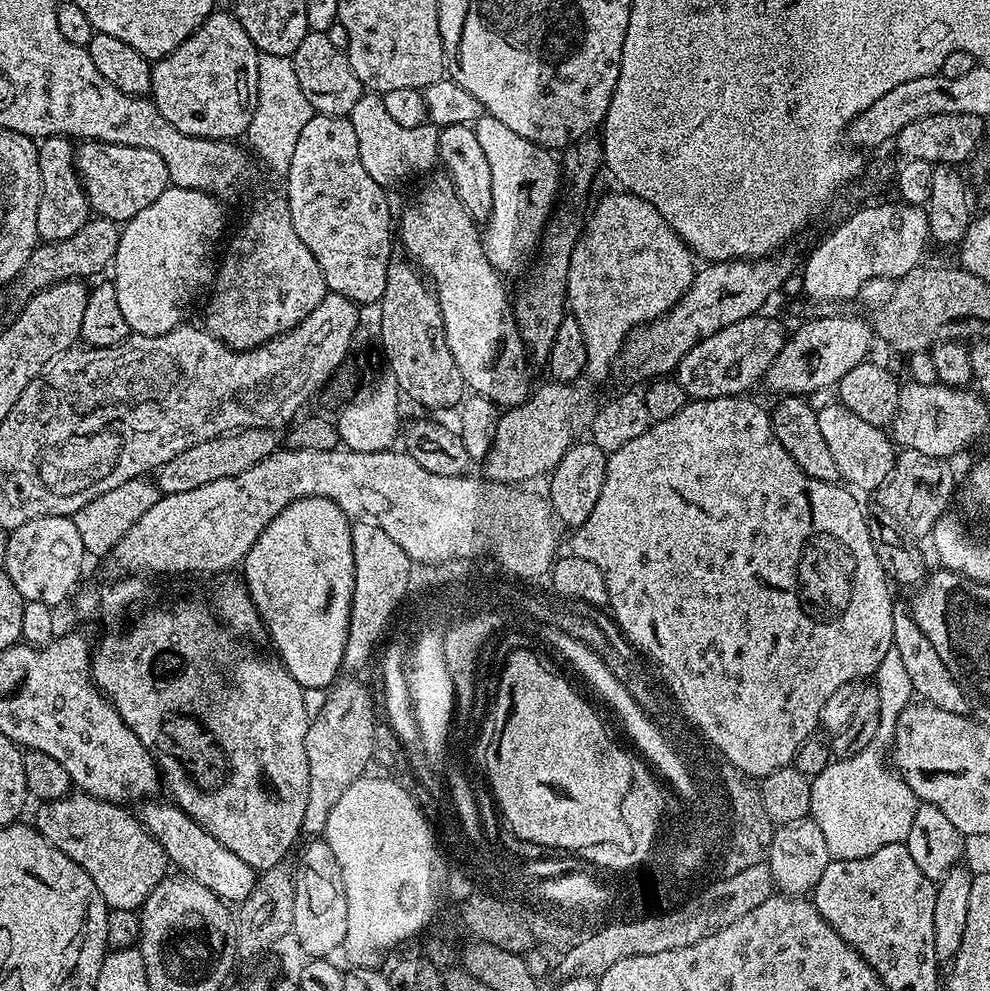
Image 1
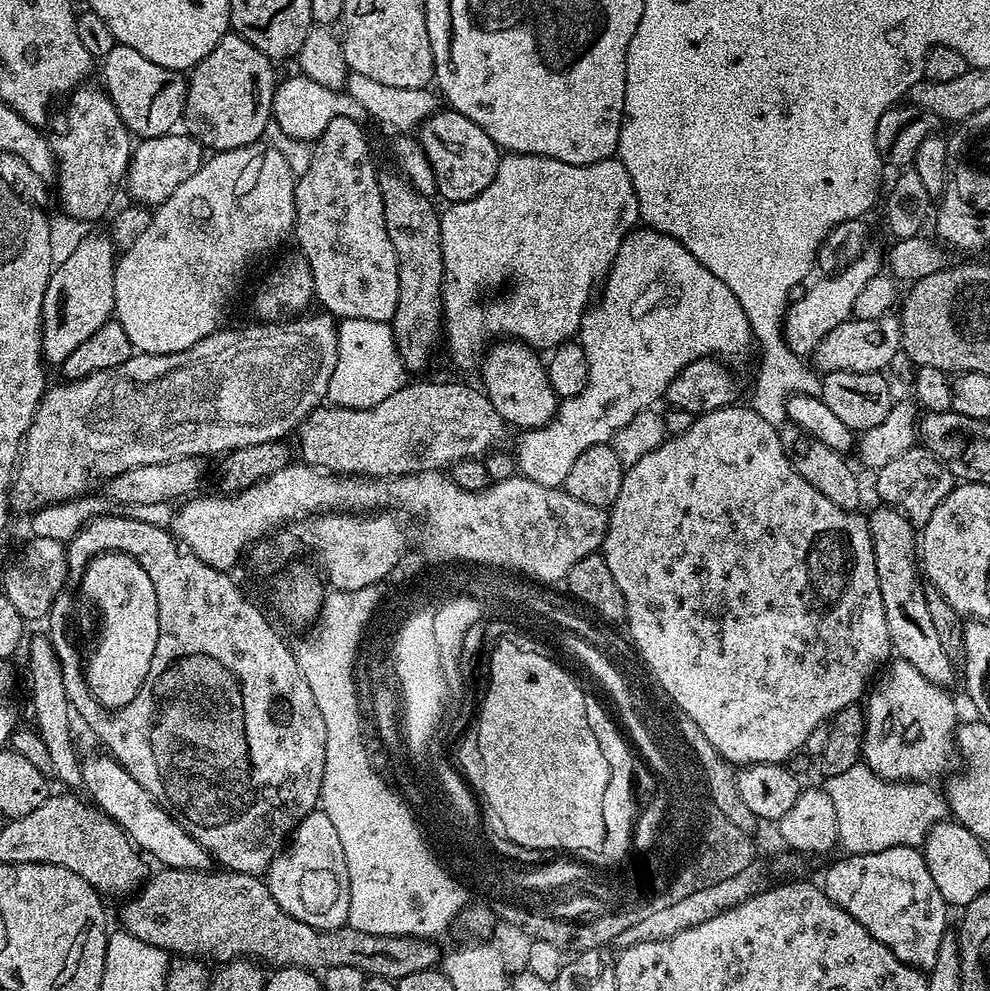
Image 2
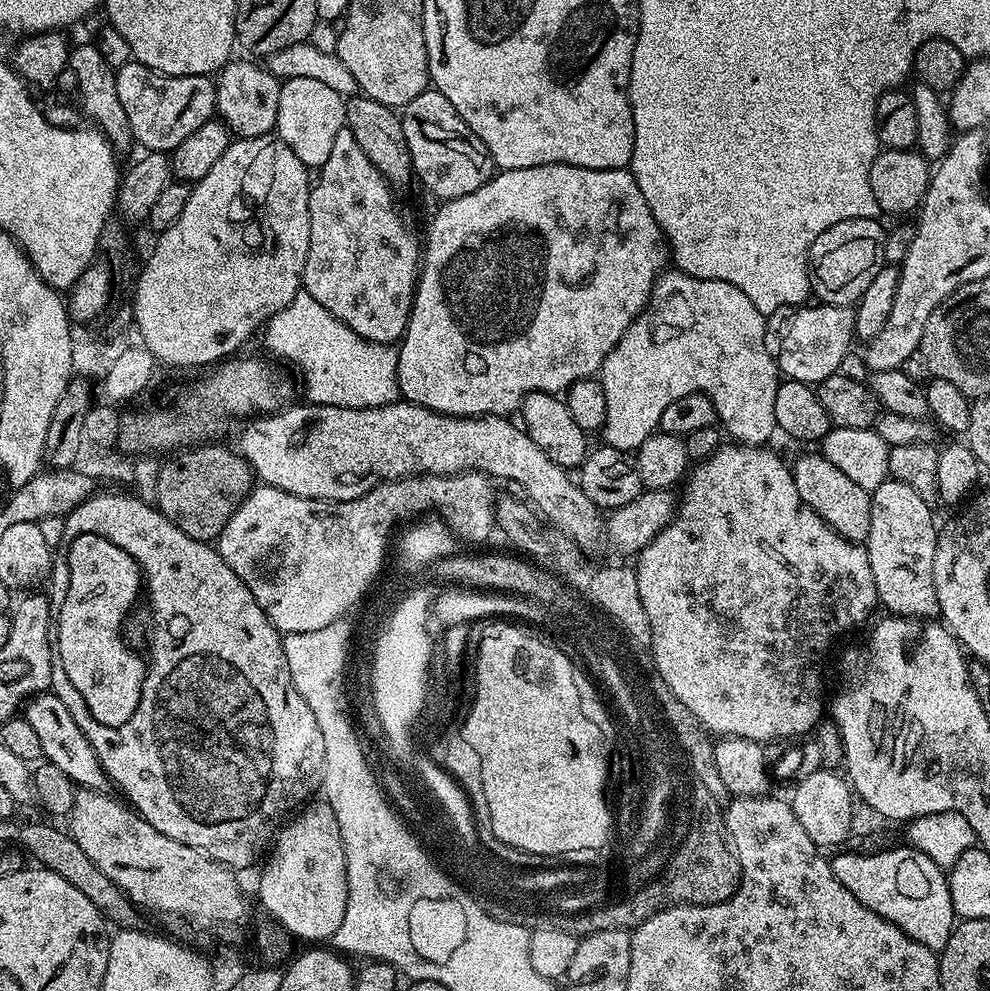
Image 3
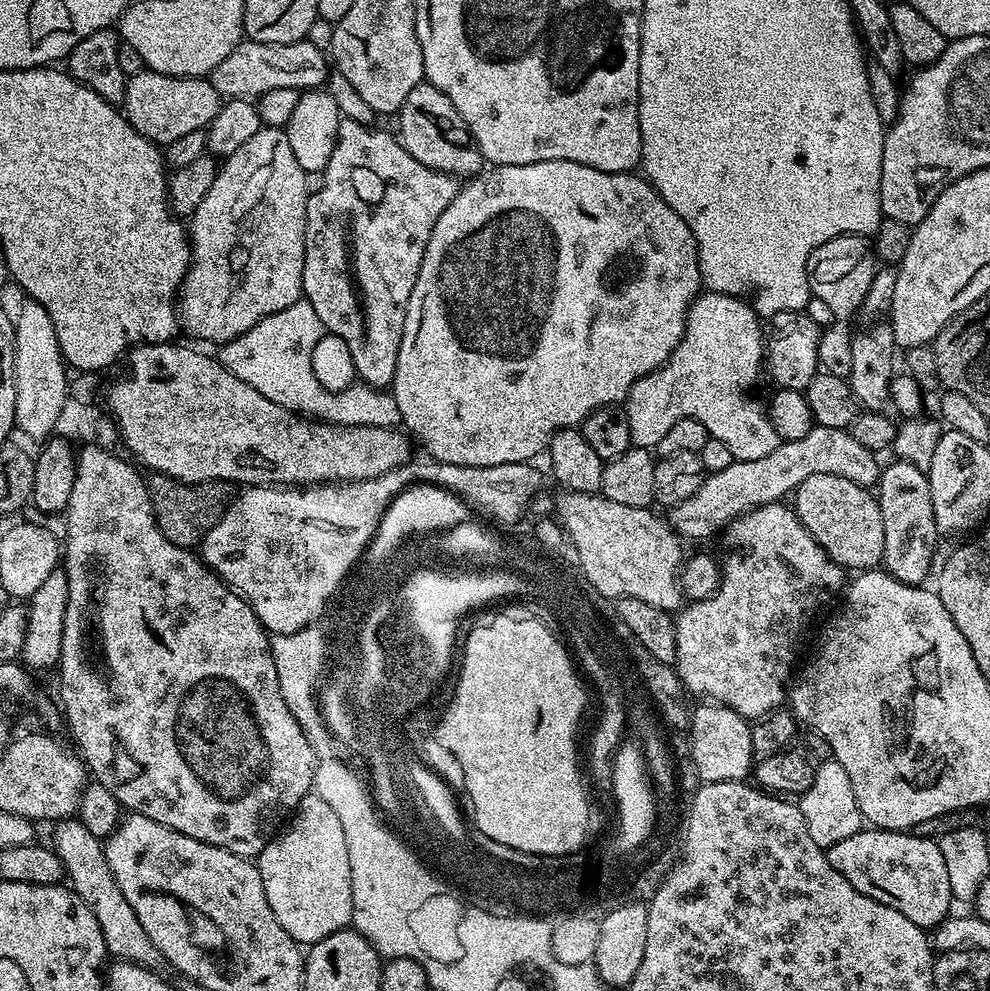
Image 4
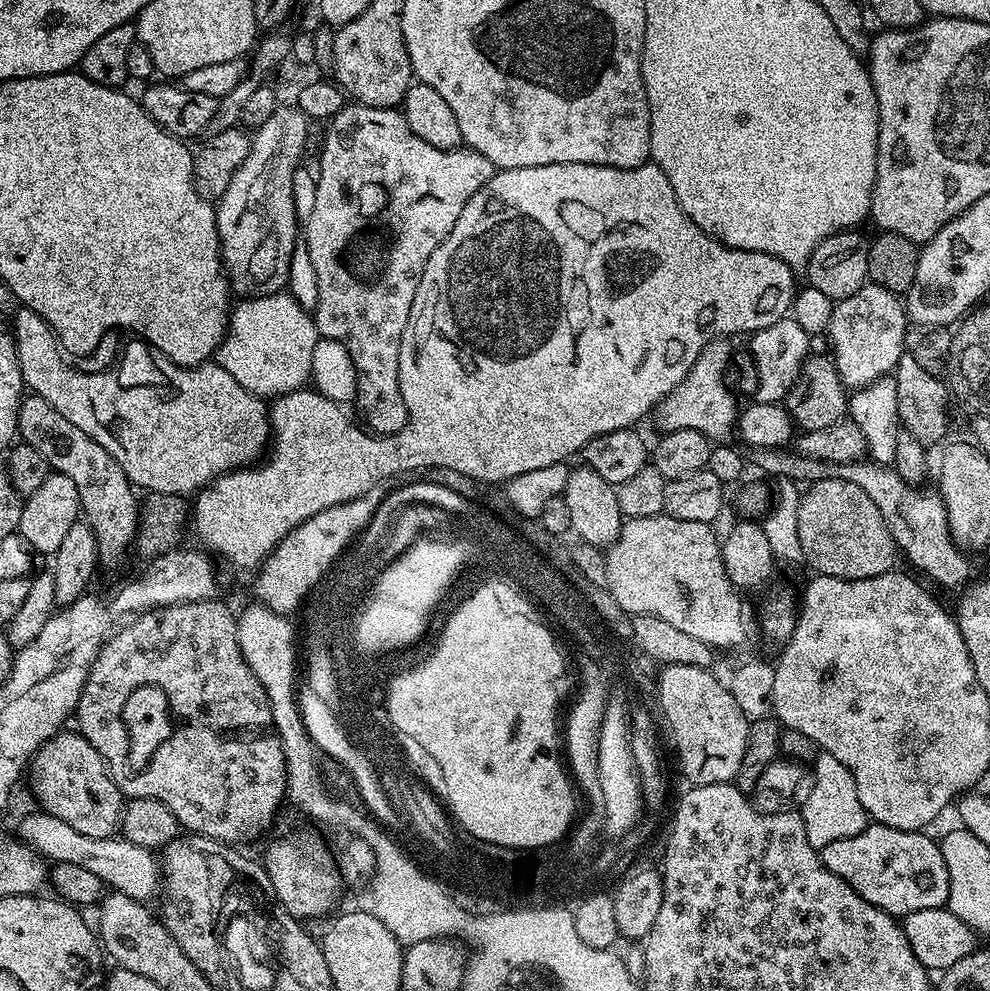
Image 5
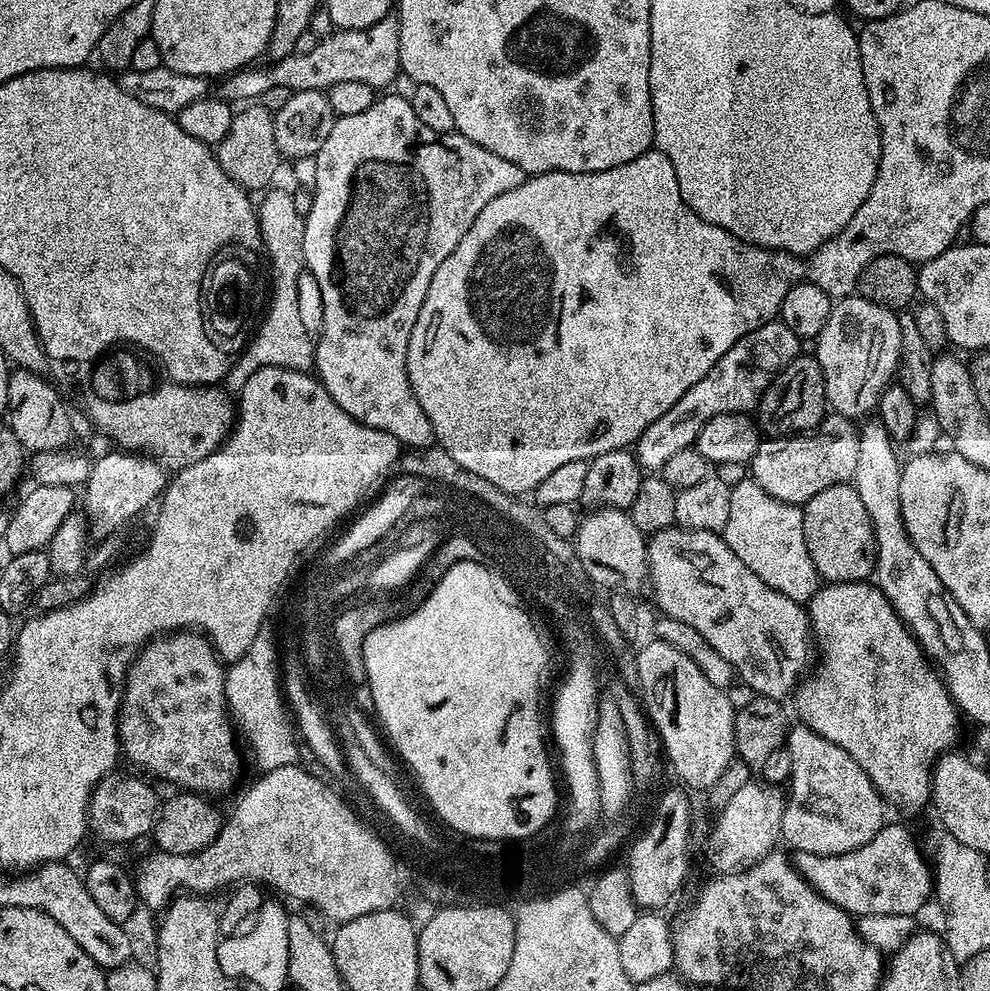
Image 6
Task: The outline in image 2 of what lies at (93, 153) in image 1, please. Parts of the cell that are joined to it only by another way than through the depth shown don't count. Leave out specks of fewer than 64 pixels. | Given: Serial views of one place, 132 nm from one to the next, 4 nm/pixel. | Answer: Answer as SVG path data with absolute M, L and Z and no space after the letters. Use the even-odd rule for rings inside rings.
M171 132L158 138L140 140L134 147L128 164L126 186L135 203L158 206L190 175L197 172L204 161L203 145L185 132Z

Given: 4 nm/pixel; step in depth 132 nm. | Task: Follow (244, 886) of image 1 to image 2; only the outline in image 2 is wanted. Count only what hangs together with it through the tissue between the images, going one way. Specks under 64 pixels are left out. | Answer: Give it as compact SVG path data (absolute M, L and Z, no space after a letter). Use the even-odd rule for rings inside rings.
M111 754L103 755L85 755L80 761L82 788L83 791L88 791L87 799L105 812L131 838L141 853L149 857L152 855L157 860L157 865L199 872L211 869L214 864L212 855L165 810L163 804L159 804L148 793L146 786L139 784L134 774L127 772Z

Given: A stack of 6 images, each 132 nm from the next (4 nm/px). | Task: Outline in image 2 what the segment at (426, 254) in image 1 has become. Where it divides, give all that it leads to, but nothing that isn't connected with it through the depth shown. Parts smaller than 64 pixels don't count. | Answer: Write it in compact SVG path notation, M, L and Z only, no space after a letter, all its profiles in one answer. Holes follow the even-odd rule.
M504 338L493 343L483 353L479 365L479 383L489 402L498 410L505 425L516 427L516 430L541 428L549 424L556 416L558 397L550 386L548 369L543 359L539 360L537 349L521 344L515 338Z

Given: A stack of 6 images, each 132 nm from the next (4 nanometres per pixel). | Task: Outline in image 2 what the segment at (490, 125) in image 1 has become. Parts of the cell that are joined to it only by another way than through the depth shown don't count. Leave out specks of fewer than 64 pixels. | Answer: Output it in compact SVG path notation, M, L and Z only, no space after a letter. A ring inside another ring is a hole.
M510 152L501 155L498 162L498 170L494 174L494 182L490 182L490 186L486 186L486 190L482 190L482 194L478 194L469 200L463 200L457 204L449 203L448 209L443 209L440 212L440 241L442 242L442 266L444 267L444 281L442 282L442 302L444 303L444 330L442 333L443 339L446 341L446 348L448 344L448 356L460 368L475 369L481 363L482 353L495 341L497 338L515 338L521 344L527 344L530 348L537 350L551 350L557 348L560 344L565 344L566 341L573 339L580 331L580 324L584 321L584 313L588 311L590 305L593 303L594 295L592 291L597 291L598 286L603 285L604 277L607 276L608 271L612 269L614 258L618 254L618 250L622 246L622 242L628 236L628 233L633 228L637 227L640 220L640 207L638 206L638 198L634 194L634 182L630 182L630 174L626 170L626 166L622 166L619 158L611 160L600 160L597 164L571 164L570 162L558 162L554 158L546 158L545 156L535 156L534 154L518 154L517 152Z

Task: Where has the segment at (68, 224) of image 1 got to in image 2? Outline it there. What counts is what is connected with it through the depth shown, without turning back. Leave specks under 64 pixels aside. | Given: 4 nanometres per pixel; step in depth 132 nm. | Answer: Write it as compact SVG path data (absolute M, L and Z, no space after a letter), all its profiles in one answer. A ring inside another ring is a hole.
M100 86L88 87L72 89L67 97L69 100L68 109L64 112L64 129L50 140L52 156L56 159L54 176L57 186L60 187L60 204L64 207L65 214L76 220L100 220L104 215L109 215L108 207L111 206L116 191L125 183L134 147L134 137L122 122L107 92Z

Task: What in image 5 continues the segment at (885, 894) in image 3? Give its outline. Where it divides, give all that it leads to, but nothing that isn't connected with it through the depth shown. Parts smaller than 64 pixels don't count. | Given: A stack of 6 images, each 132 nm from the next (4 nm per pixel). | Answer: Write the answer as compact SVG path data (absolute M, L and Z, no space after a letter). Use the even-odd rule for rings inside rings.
M872 822L854 838L830 842L830 846L819 849L819 854L826 870L838 874L866 902L894 917L947 905L948 871L942 850L937 841L924 837L919 830L907 832Z

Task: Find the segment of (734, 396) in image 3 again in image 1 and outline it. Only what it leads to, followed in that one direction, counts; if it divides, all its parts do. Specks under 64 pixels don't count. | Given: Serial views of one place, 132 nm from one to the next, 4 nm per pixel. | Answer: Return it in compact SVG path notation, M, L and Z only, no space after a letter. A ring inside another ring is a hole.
M615 190L604 196L596 204L592 217L587 217L582 235L572 248L568 267L568 303L570 314L582 326L582 338L586 342L588 355L587 379L604 380L608 367L617 363L624 347L625 339L634 328L658 320L672 309L692 288L698 271L698 260L683 238L671 228L642 198L632 192ZM547 382L529 395L525 404L500 413L493 446L482 461L483 475L499 484L519 485L535 476L547 477L574 441L576 419L588 408L588 392L580 386Z

